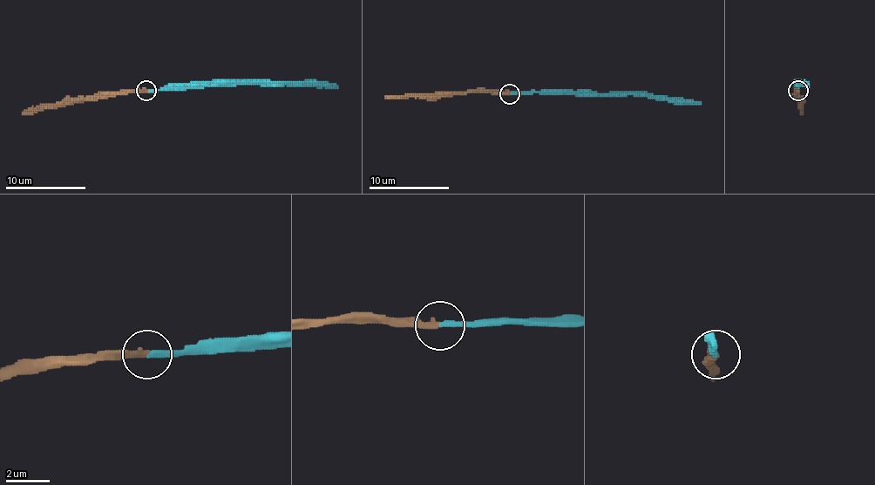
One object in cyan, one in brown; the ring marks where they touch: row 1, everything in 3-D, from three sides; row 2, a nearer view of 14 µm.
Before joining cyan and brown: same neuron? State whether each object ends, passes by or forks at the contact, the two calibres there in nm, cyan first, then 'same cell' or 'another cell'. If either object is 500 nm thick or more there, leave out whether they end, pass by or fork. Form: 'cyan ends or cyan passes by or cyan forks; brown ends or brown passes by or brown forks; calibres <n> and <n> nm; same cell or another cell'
cyan ends; brown ends; calibres 260 and 280 nm; same cell

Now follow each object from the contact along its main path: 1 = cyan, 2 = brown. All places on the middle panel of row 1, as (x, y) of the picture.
1: (510, 94), (648, 94), (693, 100), (701, 104)
2: (510, 94), (462, 92), (385, 96)

